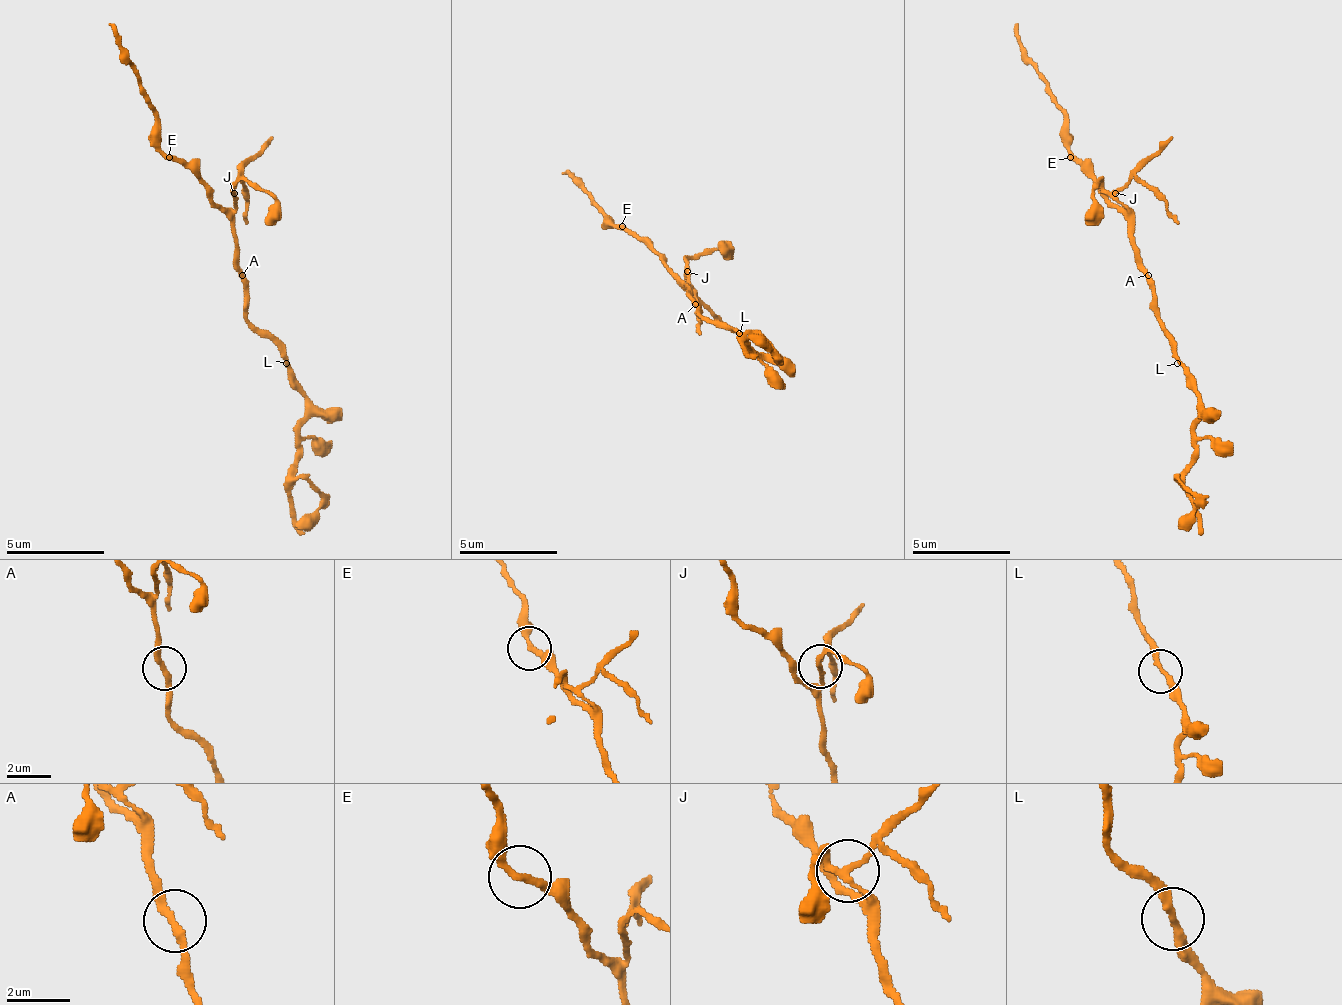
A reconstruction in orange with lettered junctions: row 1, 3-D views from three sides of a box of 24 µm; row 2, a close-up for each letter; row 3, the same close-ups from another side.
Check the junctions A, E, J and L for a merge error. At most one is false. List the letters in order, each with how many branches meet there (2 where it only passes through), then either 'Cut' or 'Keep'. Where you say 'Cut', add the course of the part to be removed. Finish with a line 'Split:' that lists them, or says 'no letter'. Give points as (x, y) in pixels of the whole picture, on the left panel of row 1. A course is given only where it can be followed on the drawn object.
A: Branches: 2. Keep
E: Branches: 2. Keep
J: Branches: 3. Cut. Course of the part to remove: (232, 191), (242, 182), (247, 226)
L: Branches: 2. Keep
Split: J

